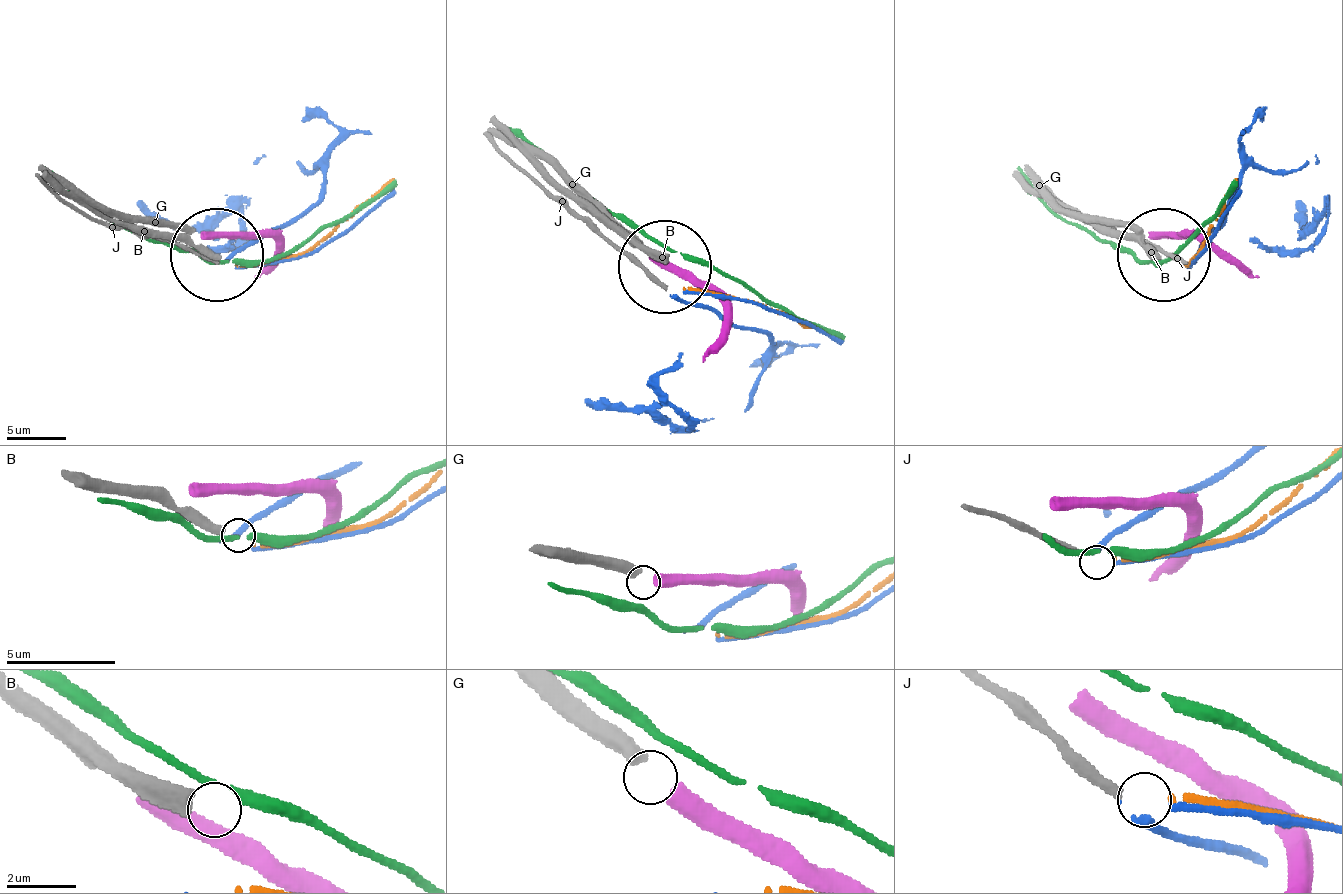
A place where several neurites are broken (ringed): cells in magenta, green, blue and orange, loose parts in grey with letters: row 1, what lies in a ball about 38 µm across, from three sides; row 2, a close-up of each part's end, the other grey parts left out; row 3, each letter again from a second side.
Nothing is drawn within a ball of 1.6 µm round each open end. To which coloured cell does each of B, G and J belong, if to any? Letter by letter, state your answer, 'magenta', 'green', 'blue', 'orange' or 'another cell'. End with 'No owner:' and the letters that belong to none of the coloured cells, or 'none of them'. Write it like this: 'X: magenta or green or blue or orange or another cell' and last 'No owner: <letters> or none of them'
B: another cell
G: magenta
J: blue
No owner: B

